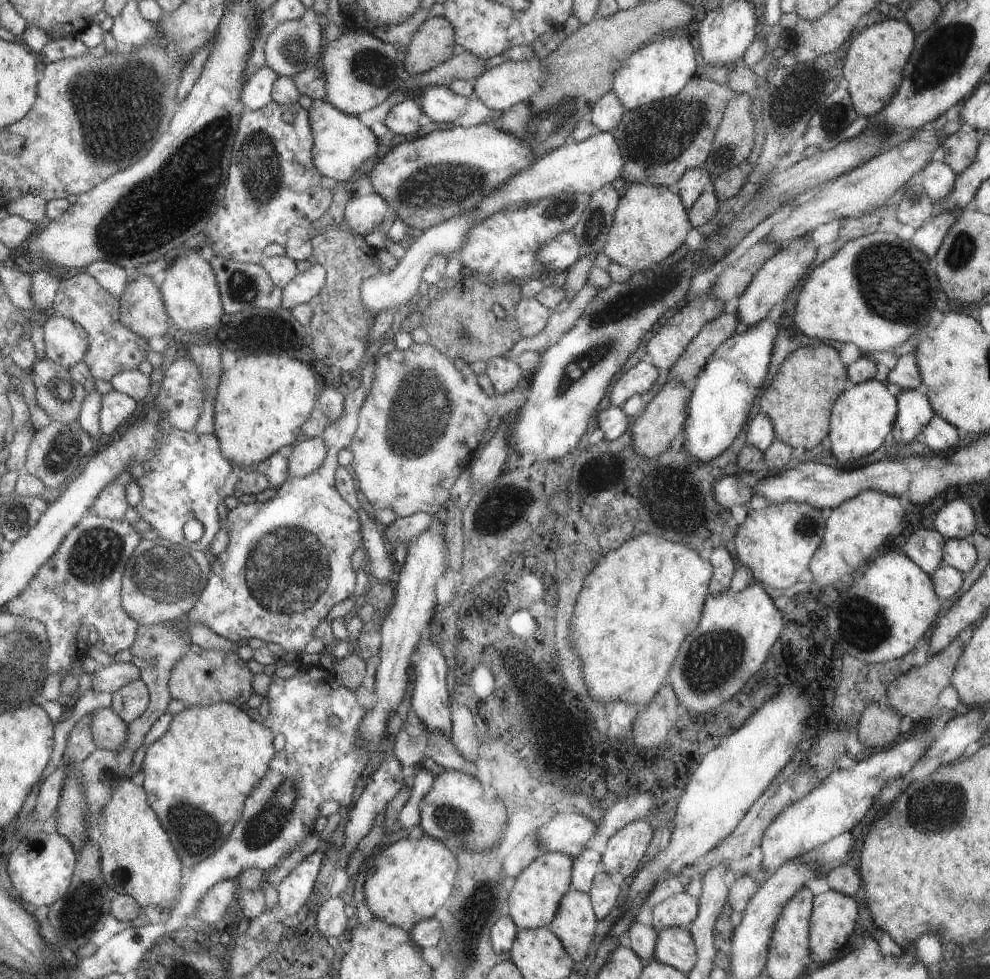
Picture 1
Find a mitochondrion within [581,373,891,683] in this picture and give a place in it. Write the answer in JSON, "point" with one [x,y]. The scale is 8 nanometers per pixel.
{"point":[805,527]}

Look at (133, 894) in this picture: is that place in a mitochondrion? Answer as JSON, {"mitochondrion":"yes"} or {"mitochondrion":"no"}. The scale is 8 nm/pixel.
{"mitochondrion":"no"}

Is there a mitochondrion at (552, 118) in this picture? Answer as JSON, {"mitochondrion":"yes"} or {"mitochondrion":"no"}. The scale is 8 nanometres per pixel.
{"mitochondrion":"yes"}

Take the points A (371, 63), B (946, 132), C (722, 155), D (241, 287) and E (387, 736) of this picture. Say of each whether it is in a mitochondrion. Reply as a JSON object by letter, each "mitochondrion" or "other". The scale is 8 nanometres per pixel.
{"A":"mitochondrion","B":"other","C":"mitochondrion","D":"mitochondrion","E":"other"}

